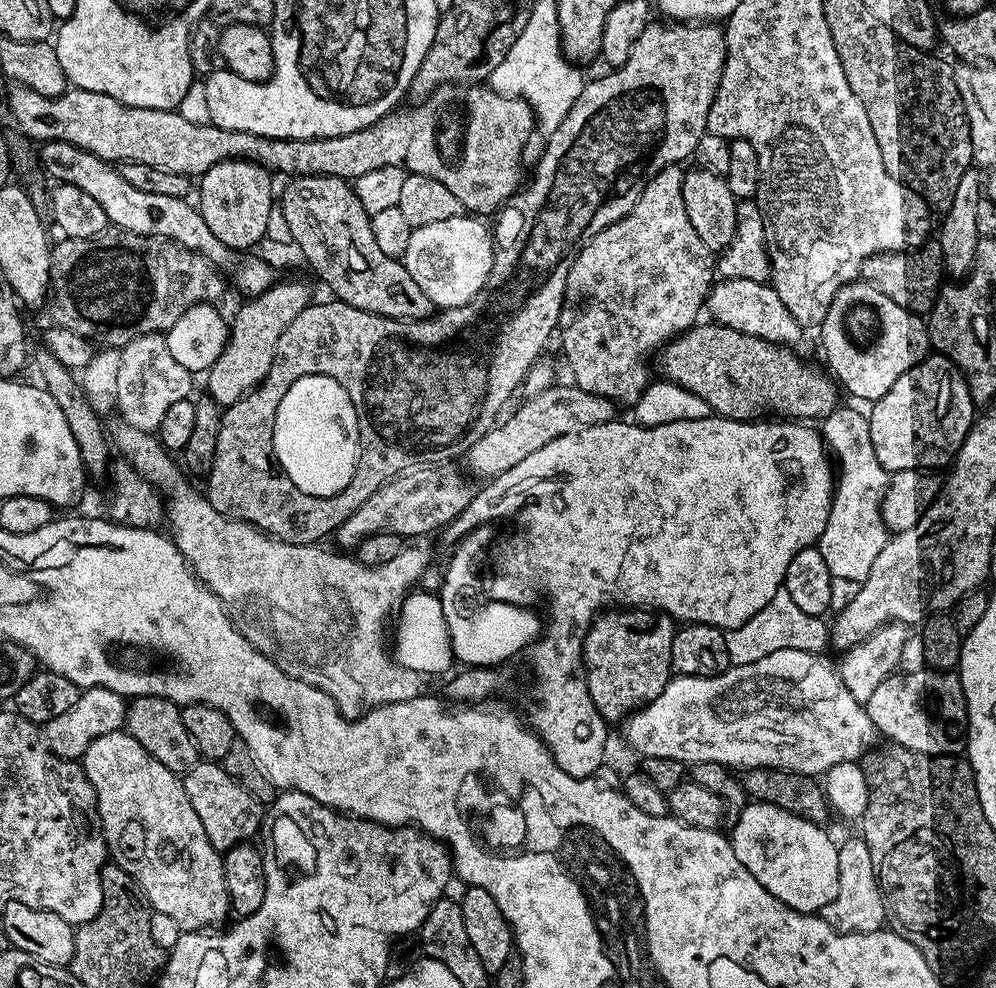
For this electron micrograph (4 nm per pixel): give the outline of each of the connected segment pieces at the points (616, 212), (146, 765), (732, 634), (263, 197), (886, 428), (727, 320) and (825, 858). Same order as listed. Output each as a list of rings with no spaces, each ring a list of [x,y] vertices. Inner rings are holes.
[[[650,22],[634,42],[634,50],[630,50],[630,58],[621,68],[609,71],[609,76],[600,76],[597,80],[589,79],[584,85],[582,94],[570,106],[570,114],[562,118],[558,130],[546,138],[548,144],[544,148],[544,153],[540,156],[540,161],[536,164],[536,169],[532,172],[532,181],[525,183],[520,191],[512,196],[508,203],[500,209],[495,217],[494,239],[492,242],[492,265],[490,274],[470,302],[466,302],[457,308],[443,309],[439,314],[433,314],[426,320],[395,320],[386,318],[378,314],[370,314],[366,310],[358,310],[346,302],[335,298],[328,298],[325,304],[309,303],[307,308],[302,309],[298,318],[282,330],[282,338],[278,338],[278,350],[274,354],[274,362],[266,374],[263,384],[257,386],[254,391],[243,396],[238,402],[227,405],[222,412],[222,426],[218,430],[218,446],[216,447],[216,457],[212,463],[212,471],[206,477],[206,495],[209,502],[218,510],[218,514],[226,514],[235,520],[245,520],[247,524],[253,524],[260,531],[268,536],[273,536],[276,540],[285,540],[287,544],[316,544],[323,536],[331,537],[336,529],[378,490],[381,484],[388,480],[393,480],[399,472],[407,472],[410,468],[419,468],[421,464],[439,464],[452,462],[455,456],[463,457],[478,438],[482,438],[497,423],[498,417],[505,411],[504,403],[511,398],[524,383],[524,376],[530,370],[534,361],[541,359],[544,347],[548,344],[548,339],[553,339],[560,322],[560,307],[564,301],[564,291],[566,290],[566,278],[572,265],[572,257],[584,247],[586,241],[594,238],[606,226],[618,222],[638,202],[642,190],[646,190],[648,183],[656,177],[659,172],[671,164],[680,164],[688,155],[695,153],[699,146],[699,139],[708,132],[708,111],[714,102],[714,94],[718,90],[718,82],[722,78],[722,66],[726,62],[726,42],[724,41],[724,30],[716,22],[660,22],[656,24]],[[303,375],[328,375],[336,379],[349,392],[350,400],[356,407],[357,418],[360,423],[360,453],[364,456],[364,464],[357,462],[356,467],[360,472],[354,470],[354,476],[349,484],[340,493],[333,497],[312,497],[304,494],[295,488],[293,482],[287,477],[283,469],[280,468],[276,460],[275,451],[272,448],[272,431],[275,426],[275,415],[278,412],[279,402],[286,394],[291,384],[297,382]]]
[[[126,730],[114,734],[102,734],[102,738],[94,738],[94,742],[90,742],[90,746],[86,746],[82,757],[82,767],[96,795],[98,827],[104,837],[105,844],[108,846],[111,863],[116,864],[119,868],[125,868],[135,878],[137,886],[144,893],[144,899],[148,901],[152,911],[161,912],[167,914],[169,918],[174,918],[174,922],[178,922],[181,932],[212,930],[223,925],[225,923],[223,920],[230,916],[228,891],[224,877],[224,857],[217,852],[216,847],[210,842],[210,838],[206,838],[206,830],[202,830],[202,822],[198,818],[198,814],[194,814],[194,806],[190,806],[190,798],[186,798],[183,779],[166,766],[162,766],[162,762],[158,762],[158,758],[150,755]]]
[[[784,587],[752,619],[738,628],[729,629],[725,636],[733,665],[749,665],[777,650],[790,648],[819,655],[830,644],[827,621],[823,617],[803,613]]]
[[[223,160],[199,177],[198,207],[206,226],[228,248],[252,248],[274,224],[273,173],[253,160]]]
[[[929,354],[924,357],[920,363],[916,364],[910,370],[906,370],[906,374],[902,374],[902,378],[898,378],[898,382],[894,382],[894,386],[890,386],[890,390],[886,390],[886,394],[880,400],[875,401],[871,405],[872,412],[867,413],[870,426],[871,441],[874,442],[874,453],[878,456],[879,462],[885,470],[891,474],[898,470],[910,470],[911,468],[918,468],[921,470],[940,470],[943,466],[951,465],[957,450],[962,446],[962,442],[966,438],[966,434],[972,429],[972,421],[974,419],[974,405],[970,398],[970,390],[967,382],[964,381],[964,375],[960,373],[959,368],[952,363],[946,356],[939,354]]]
[[[746,278],[721,279],[713,283],[709,291],[706,312],[712,315],[709,317],[717,324],[724,324],[730,330],[738,330],[742,334],[757,336],[775,344],[796,346],[805,332],[768,282],[754,282]]]
[[[759,802],[745,803],[733,824],[736,825],[730,831],[730,839],[734,854],[738,854],[738,862],[742,862],[742,866],[746,866],[746,870],[750,870],[750,874],[754,874],[754,878],[758,878],[778,902],[786,902],[786,906],[809,914],[818,914],[827,904],[834,902],[838,894],[838,844],[823,832],[825,829],[821,825],[798,814],[790,814],[790,810]]]

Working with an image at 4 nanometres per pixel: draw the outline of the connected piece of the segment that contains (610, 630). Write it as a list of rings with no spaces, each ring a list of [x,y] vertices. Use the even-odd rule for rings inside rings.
[[[644,608],[604,610],[593,619],[584,636],[584,671],[590,698],[604,720],[623,721],[666,690],[674,675],[670,646],[677,627],[672,617]]]

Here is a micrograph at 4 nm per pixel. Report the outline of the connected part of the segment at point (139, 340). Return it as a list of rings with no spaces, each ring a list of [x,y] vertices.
[[[158,332],[136,336],[123,345],[120,352],[121,366],[114,408],[120,411],[119,419],[123,423],[143,432],[155,433],[167,408],[174,406],[174,402],[182,402],[193,395],[193,373],[174,359],[170,354],[170,346],[166,346],[166,335]]]

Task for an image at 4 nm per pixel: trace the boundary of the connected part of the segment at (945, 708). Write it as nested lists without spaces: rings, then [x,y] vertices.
[[[925,670],[887,676],[878,690],[870,694],[866,707],[870,722],[885,741],[931,756],[951,756],[965,751],[968,707],[955,671]]]

